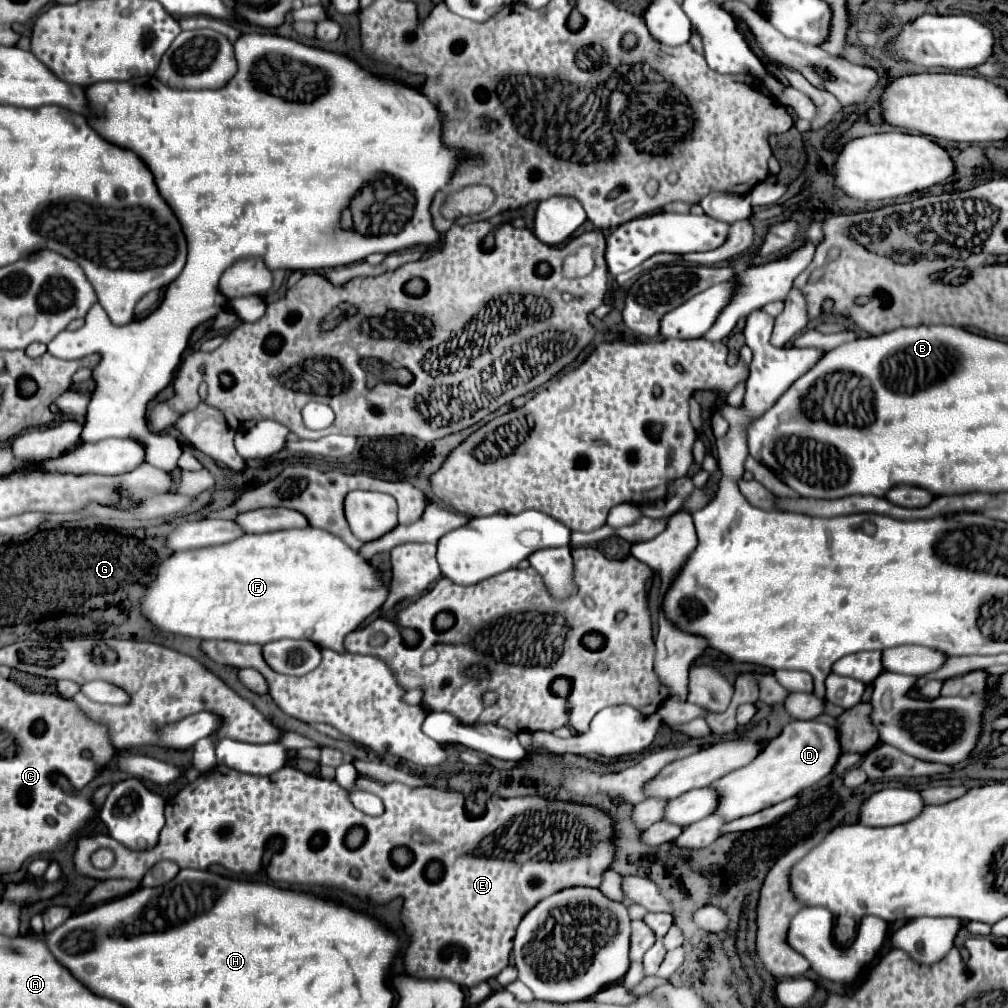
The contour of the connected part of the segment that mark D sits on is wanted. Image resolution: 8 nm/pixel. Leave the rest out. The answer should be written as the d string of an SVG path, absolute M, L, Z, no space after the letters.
M791 721L775 739L767 743L765 751L753 763L731 771L711 785L721 795L717 815L733 821L737 817L757 813L765 807L795 797L799 791L809 789L823 777L827 777L833 771L839 755L841 743L839 733L833 725L825 725L819 721Z

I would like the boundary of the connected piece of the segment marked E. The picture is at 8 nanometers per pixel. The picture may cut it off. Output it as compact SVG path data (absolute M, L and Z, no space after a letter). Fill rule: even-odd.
M217 765L215 769L199 775L193 783L189 783L187 787L183 787L173 801L167 803L167 823L161 831L161 837L159 837L159 843L149 849L149 851L131 851L127 847L123 847L121 843L117 843L115 839L111 839L109 835L93 835L93 837L83 837L77 845L77 851L75 851L75 867L79 873L87 875L87 877L93 877L97 881L103 881L103 879L121 879L121 877L127 877L127 879L135 879L135 881L141 881L141 877L159 861L163 859L169 859L169 861L175 861L181 869L189 867L189 869L207 869L209 865L213 863L219 863L223 865L227 871L235 873L235 875L245 875L245 877L255 877L255 873L261 869L261 861L263 861L263 855L267 851L267 845L271 839L279 837L283 841L281 849L275 851L271 855L271 861L267 865L267 877L271 881L275 881L277 885L325 885L325 887L341 887L341 889L349 889L355 897L359 899L367 899L371 903L377 903L377 905L385 905L389 903L391 899L395 897L403 897L403 925L407 929L407 937L409 937L409 945L403 953L403 961L405 961L405 967L407 967L407 973L417 977L417 979L449 979L449 981L455 981L459 983L461 987L475 987L483 981L489 981L493 977L499 975L501 969L507 967L509 963L509 953L513 949L513 937L515 937L515 929L519 925L519 921L523 919L523 915L533 907L537 905L541 899L561 891L561 889L567 889L567 887L573 887L573 885L585 885L585 887L599 887L601 881L603 881L603 873L611 867L611 863L615 861L615 853L617 853L617 847L615 847L615 827L613 827L613 817L599 809L599 807L593 807L593 805L583 805L583 803L571 803L571 801L551 801L551 799L543 799L539 795L527 795L527 797L513 797L513 799L501 799L501 797L491 797L487 799L487 809L481 817L467 817L467 811L465 811L465 801L463 797L459 797L459 793L455 791L441 791L437 787L409 787L409 785L403 785L403 783L379 783L375 779L369 779L369 777L359 777L357 781L359 785L363 785L365 791L377 795L381 801L383 801L383 815L379 817L371 817L371 815L365 815L361 813L359 809L355 809L347 797L347 793L337 785L337 781L331 781L331 779L321 779L321 777L313 777L313 775L307 775L295 767L283 767L281 771L269 775L269 777L253 777L253 775L247 775L247 773L235 773L233 769L225 767L225 765ZM351 827L363 827L365 829L365 841L361 847L357 849L347 849L345 847L345 835ZM101 847L107 847L115 853L115 865L111 869L93 869L91 865L91 855L93 851L101 849ZM397 847L405 847L409 851L409 859L407 861L395 861L393 859L393 851ZM557 849L565 849L565 855L567 855L567 849L573 849L573 857L553 857L553 853L557 853ZM351 869L357 869L359 871L359 877L353 877L351 875Z

